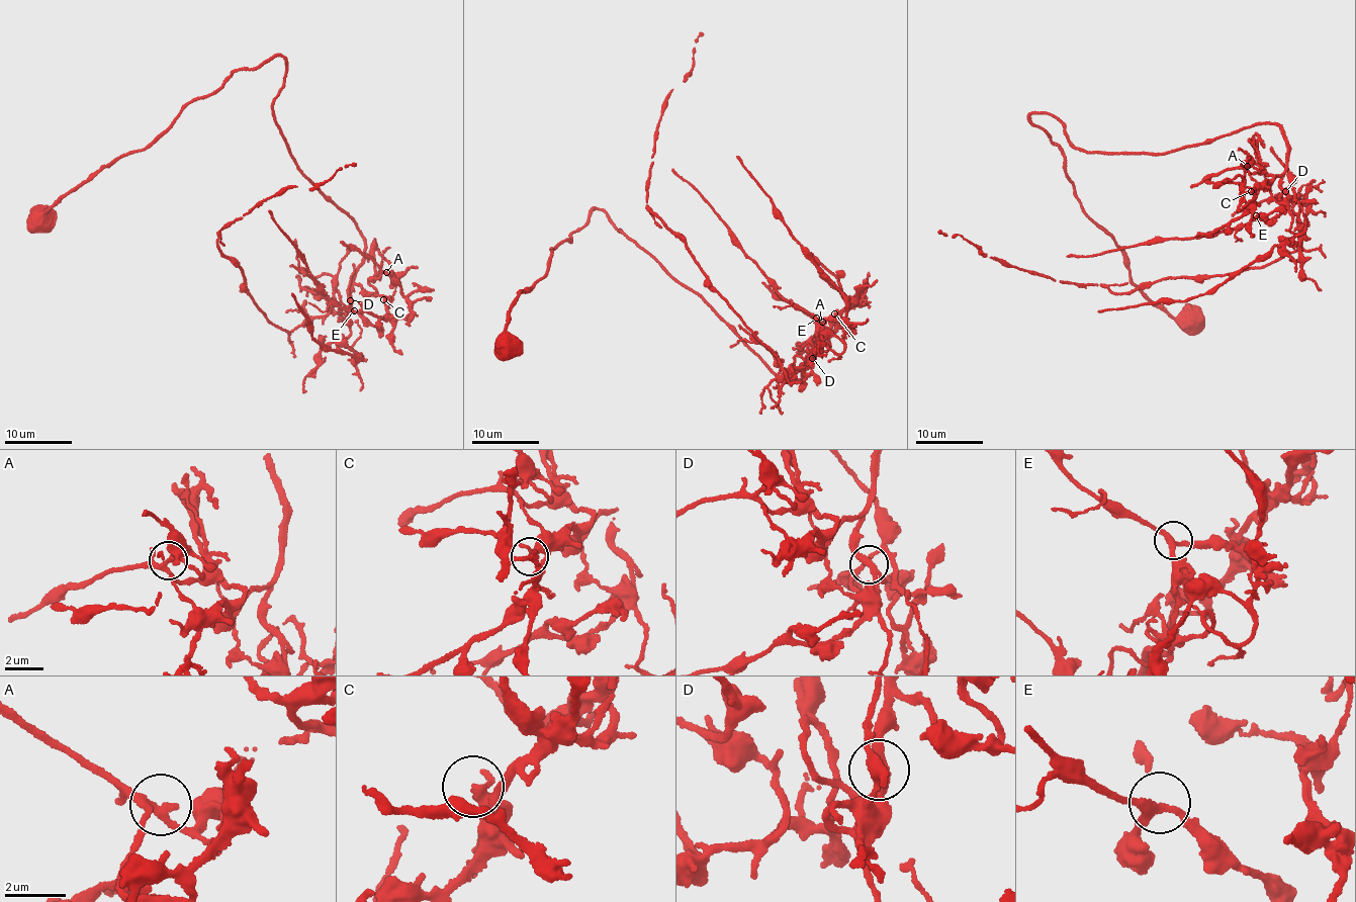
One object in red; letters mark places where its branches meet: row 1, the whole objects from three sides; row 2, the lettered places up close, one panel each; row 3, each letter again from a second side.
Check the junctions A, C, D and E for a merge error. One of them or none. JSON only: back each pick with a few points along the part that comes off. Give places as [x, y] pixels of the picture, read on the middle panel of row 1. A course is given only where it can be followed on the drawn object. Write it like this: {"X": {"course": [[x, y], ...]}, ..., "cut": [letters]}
{"cut": []}

